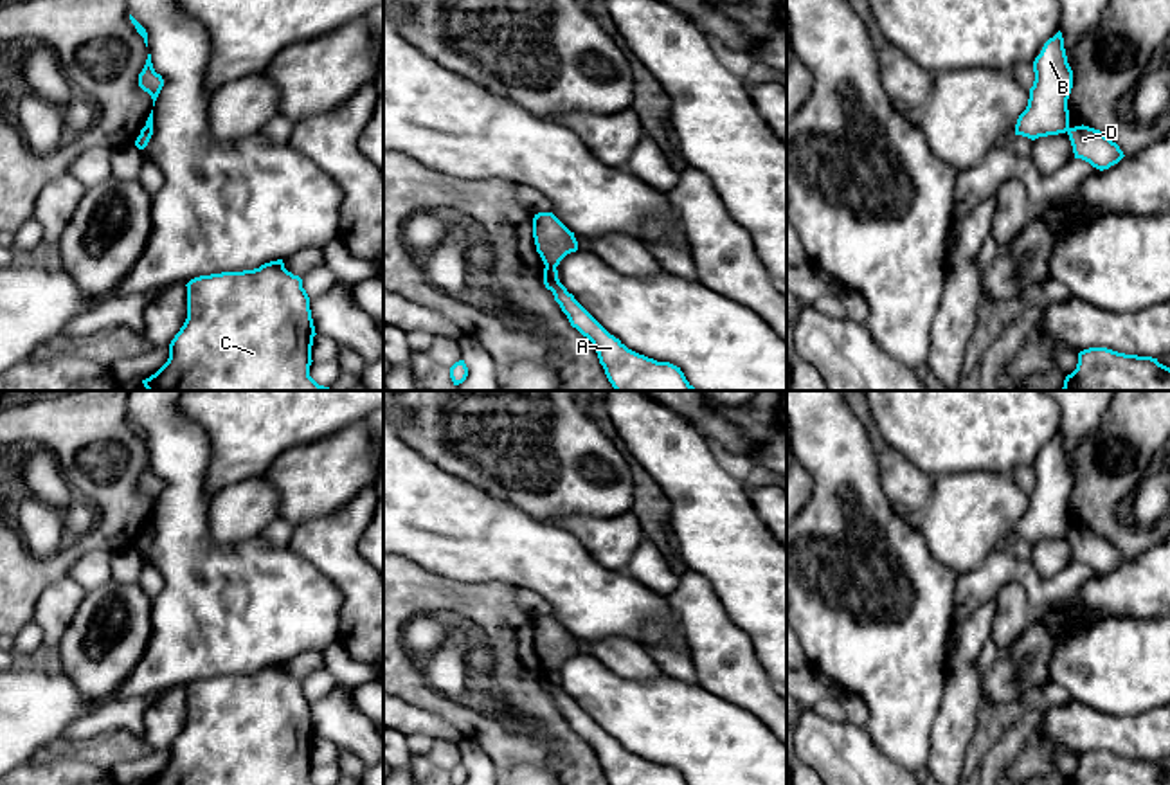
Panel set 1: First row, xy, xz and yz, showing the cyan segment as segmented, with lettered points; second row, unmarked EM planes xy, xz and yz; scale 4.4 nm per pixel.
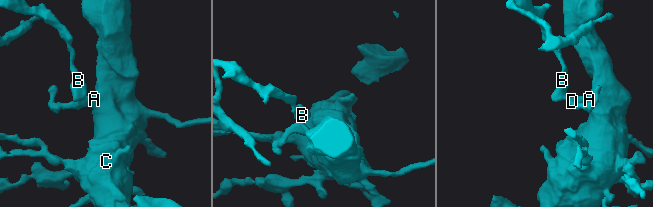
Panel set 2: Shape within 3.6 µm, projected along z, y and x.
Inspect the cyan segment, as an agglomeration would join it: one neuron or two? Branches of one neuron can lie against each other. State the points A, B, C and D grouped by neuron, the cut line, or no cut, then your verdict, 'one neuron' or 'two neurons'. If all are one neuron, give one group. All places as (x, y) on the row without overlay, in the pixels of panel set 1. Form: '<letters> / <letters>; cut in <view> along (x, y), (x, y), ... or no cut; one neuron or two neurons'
A C D / B; cut in xz along (546, 668), (555, 672); two neurons

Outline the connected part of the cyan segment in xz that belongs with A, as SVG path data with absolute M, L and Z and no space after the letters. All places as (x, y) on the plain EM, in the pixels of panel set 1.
M544 672L544 688L553 695L554 704L567 718L571 729L592 745L608 785L688 785L680 771L639 758L610 738L574 699L567 695L558 682L556 672Z

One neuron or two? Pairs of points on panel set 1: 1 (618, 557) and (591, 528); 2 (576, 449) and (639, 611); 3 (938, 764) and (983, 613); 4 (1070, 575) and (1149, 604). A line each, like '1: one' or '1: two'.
1: one
2: two
3: one
4: two

